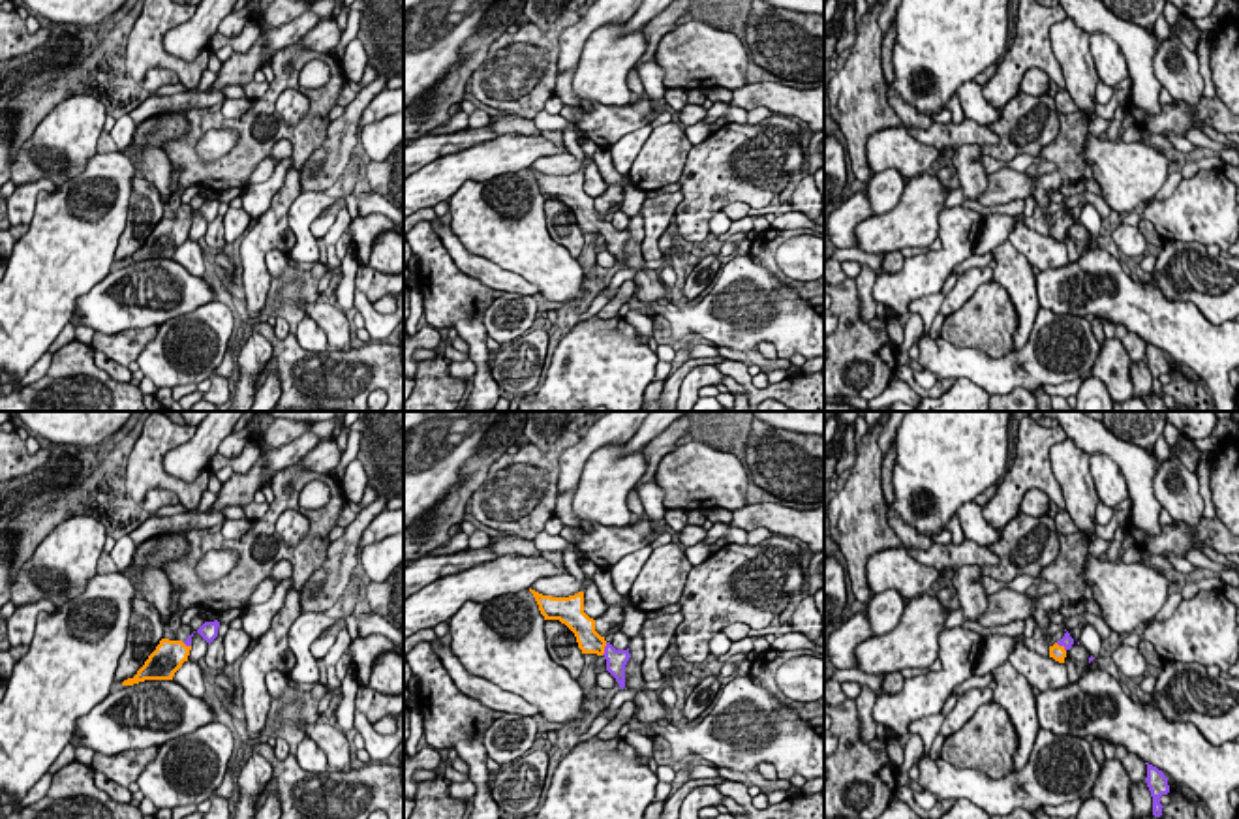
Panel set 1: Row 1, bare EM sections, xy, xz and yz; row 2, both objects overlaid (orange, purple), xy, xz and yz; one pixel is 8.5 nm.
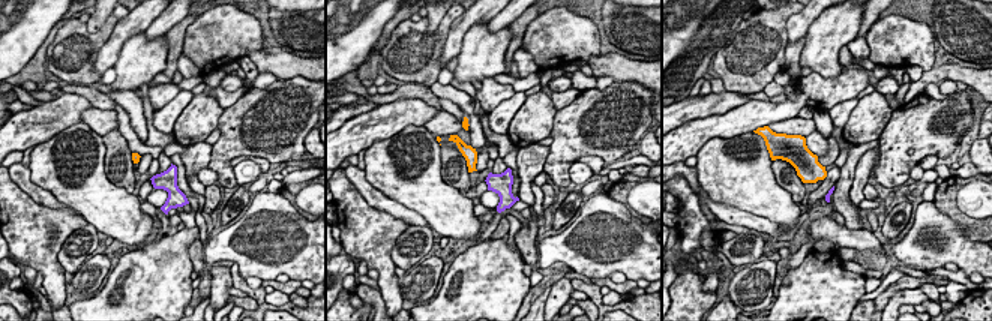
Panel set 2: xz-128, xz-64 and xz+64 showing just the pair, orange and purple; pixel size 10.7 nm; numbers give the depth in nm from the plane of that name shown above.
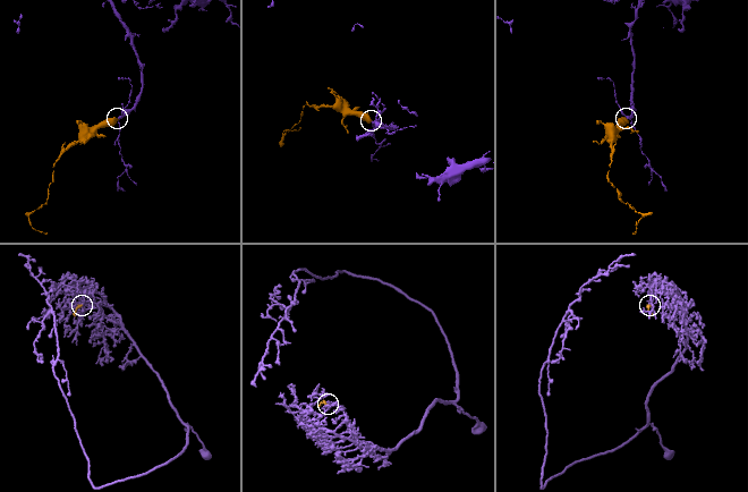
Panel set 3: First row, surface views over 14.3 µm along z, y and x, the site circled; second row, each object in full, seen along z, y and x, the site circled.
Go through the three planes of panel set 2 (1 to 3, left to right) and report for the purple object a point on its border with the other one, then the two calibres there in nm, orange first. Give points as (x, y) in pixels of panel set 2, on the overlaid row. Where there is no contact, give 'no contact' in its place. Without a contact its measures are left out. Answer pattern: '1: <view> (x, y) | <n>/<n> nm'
1: no contact
2: no contact
3: no contact

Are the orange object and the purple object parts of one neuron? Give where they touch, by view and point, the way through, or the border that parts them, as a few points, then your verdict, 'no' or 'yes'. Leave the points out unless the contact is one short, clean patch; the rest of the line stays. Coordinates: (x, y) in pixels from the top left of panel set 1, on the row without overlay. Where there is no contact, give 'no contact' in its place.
meets orange in xz at (603, 228); runs through xz (590, 220), (603, 228), (616, 239); yes

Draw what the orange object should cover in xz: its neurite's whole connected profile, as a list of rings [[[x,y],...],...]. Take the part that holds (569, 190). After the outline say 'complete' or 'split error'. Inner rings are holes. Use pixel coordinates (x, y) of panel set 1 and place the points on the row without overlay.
[[[529,167],[544,199],[559,199],[576,216],[582,233],[597,233],[606,239],[606,250],[625,267],[625,244],[631,237],[627,229],[616,229],[595,210],[595,199],[584,192],[584,171],[569,177],[543,175]]]; split error

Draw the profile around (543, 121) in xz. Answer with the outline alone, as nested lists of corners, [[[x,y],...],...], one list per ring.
[[[541,111],[541,113],[535,115],[533,122],[535,122],[537,130],[541,130],[541,131],[543,130],[559,130],[559,131],[563,131],[567,126],[571,126],[573,131],[576,133],[578,145],[582,145],[586,141],[586,137],[582,137],[578,133],[576,124],[567,122],[561,115],[550,115],[546,111]]]

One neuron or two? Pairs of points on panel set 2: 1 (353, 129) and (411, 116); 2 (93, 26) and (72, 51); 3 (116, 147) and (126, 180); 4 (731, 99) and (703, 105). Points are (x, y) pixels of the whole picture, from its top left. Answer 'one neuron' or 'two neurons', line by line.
1: one neuron
2: two neurons
3: one neuron
4: one neuron

